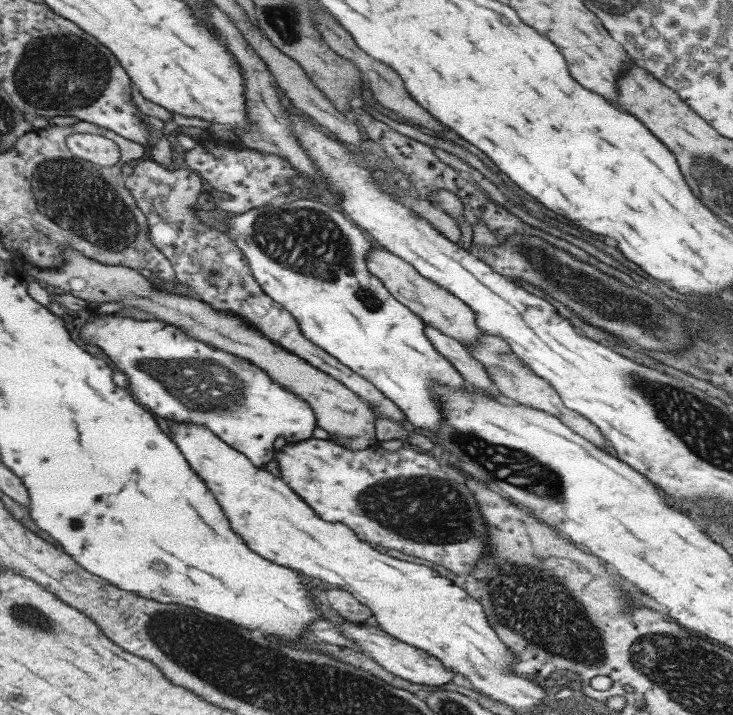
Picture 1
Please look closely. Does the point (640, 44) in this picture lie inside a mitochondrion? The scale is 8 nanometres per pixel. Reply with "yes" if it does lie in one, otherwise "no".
no

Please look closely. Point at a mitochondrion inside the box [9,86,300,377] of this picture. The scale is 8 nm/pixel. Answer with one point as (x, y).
(68, 194)

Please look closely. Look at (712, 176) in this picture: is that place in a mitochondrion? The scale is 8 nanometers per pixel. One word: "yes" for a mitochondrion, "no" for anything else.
yes

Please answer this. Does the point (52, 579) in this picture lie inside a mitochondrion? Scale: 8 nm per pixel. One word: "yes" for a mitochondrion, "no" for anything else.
no

